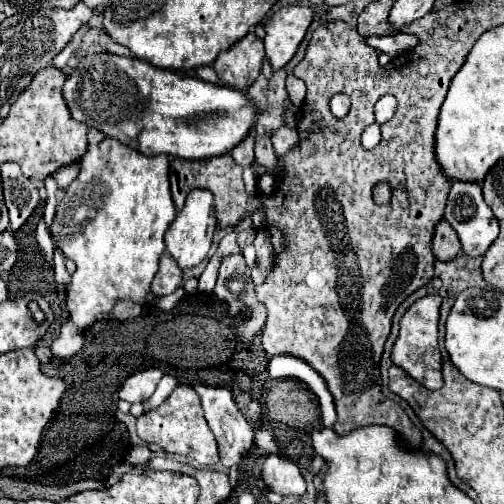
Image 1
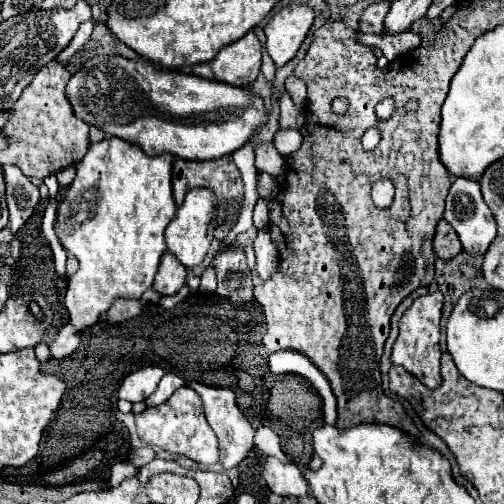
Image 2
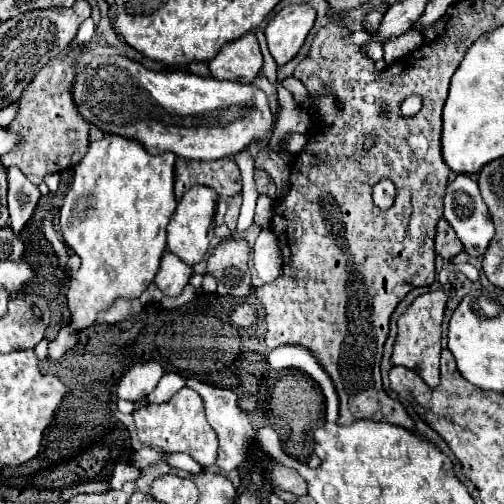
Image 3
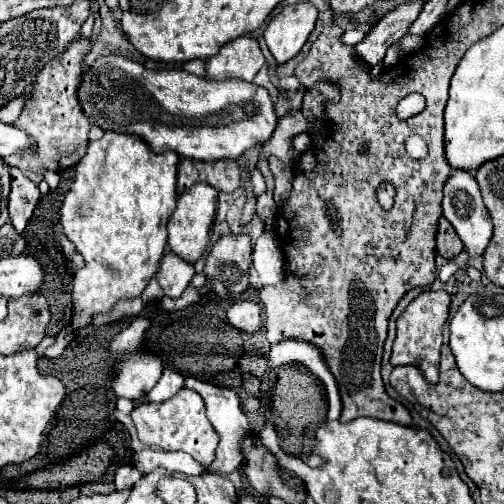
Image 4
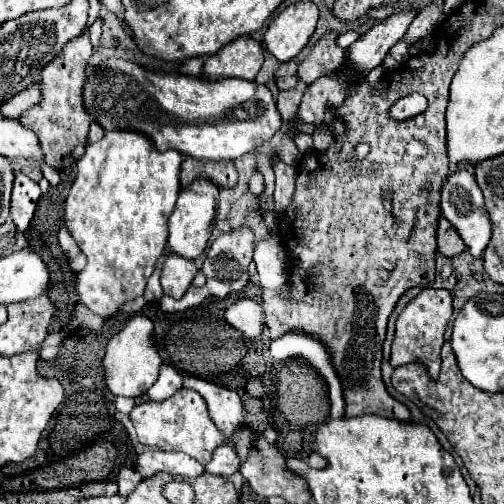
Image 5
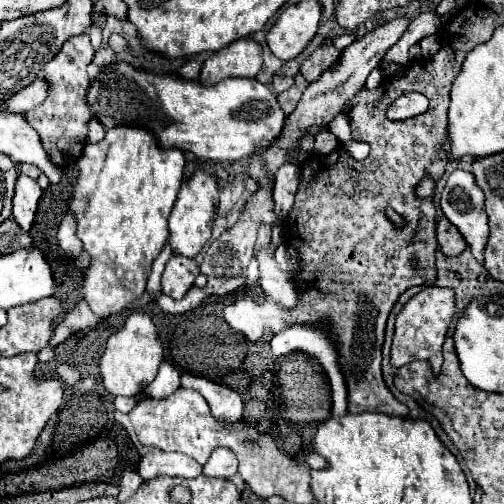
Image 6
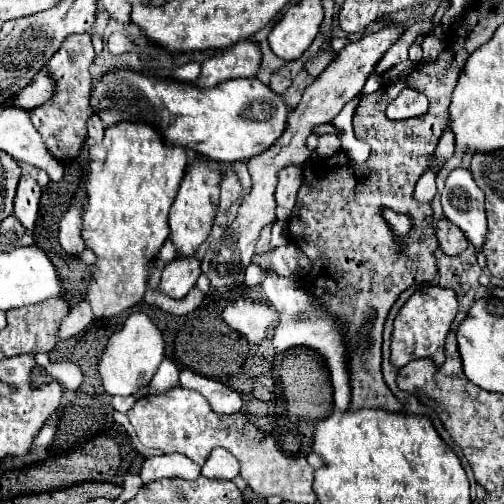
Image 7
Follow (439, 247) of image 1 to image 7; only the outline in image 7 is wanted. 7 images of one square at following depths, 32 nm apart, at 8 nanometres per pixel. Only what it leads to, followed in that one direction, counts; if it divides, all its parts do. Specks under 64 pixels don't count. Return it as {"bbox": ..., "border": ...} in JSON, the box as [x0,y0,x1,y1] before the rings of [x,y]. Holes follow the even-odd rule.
{"bbox":[436,218,470,256],"border":[[[442,218],[442,220],[438,222],[436,238],[438,238],[438,242],[440,242],[440,248],[442,248],[446,254],[450,254],[450,256],[464,252],[464,250],[468,248],[468,244],[470,244],[470,242],[466,240],[464,232],[462,232],[456,224],[452,224],[450,220],[446,220],[446,218]]]}

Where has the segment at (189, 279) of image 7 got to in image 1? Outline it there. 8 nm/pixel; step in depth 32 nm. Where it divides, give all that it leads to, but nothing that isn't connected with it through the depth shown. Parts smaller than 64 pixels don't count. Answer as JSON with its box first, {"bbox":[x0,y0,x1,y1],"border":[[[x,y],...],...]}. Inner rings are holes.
{"bbox":[152,252,182,296],"border":[[[166,252],[162,254],[160,258],[160,268],[154,276],[154,282],[152,282],[152,292],[156,296],[166,296],[166,294],[172,294],[176,292],[180,286],[182,286],[182,268],[176,264],[176,260]]]}

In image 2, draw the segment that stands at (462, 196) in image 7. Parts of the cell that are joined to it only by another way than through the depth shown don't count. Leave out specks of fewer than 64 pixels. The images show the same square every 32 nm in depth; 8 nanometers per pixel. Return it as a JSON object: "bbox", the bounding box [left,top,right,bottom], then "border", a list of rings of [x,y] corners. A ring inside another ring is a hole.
{"bbox":[444,178,496,256],"border":[[[456,178],[448,190],[448,196],[446,196],[446,210],[444,210],[444,218],[448,220],[448,224],[456,230],[462,246],[464,246],[464,252],[468,252],[470,256],[474,254],[484,254],[490,246],[490,242],[494,240],[496,236],[496,222],[492,218],[492,212],[490,208],[484,204],[482,200],[482,194],[480,194],[480,186],[476,180],[470,180],[470,178]]]}

